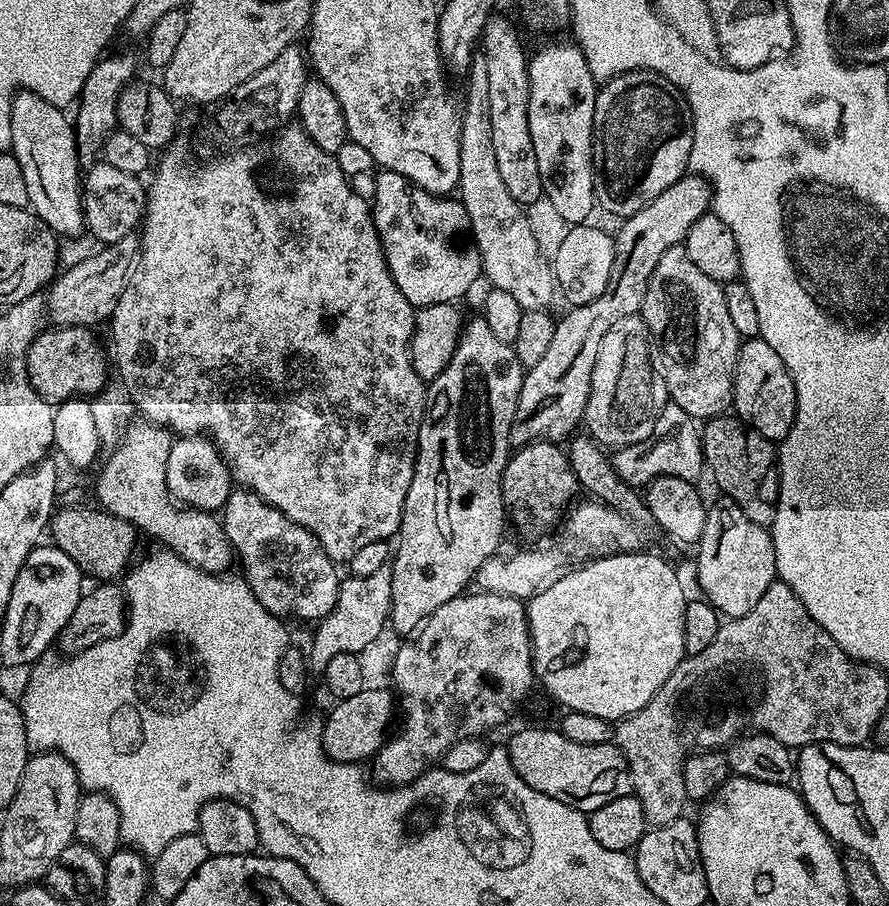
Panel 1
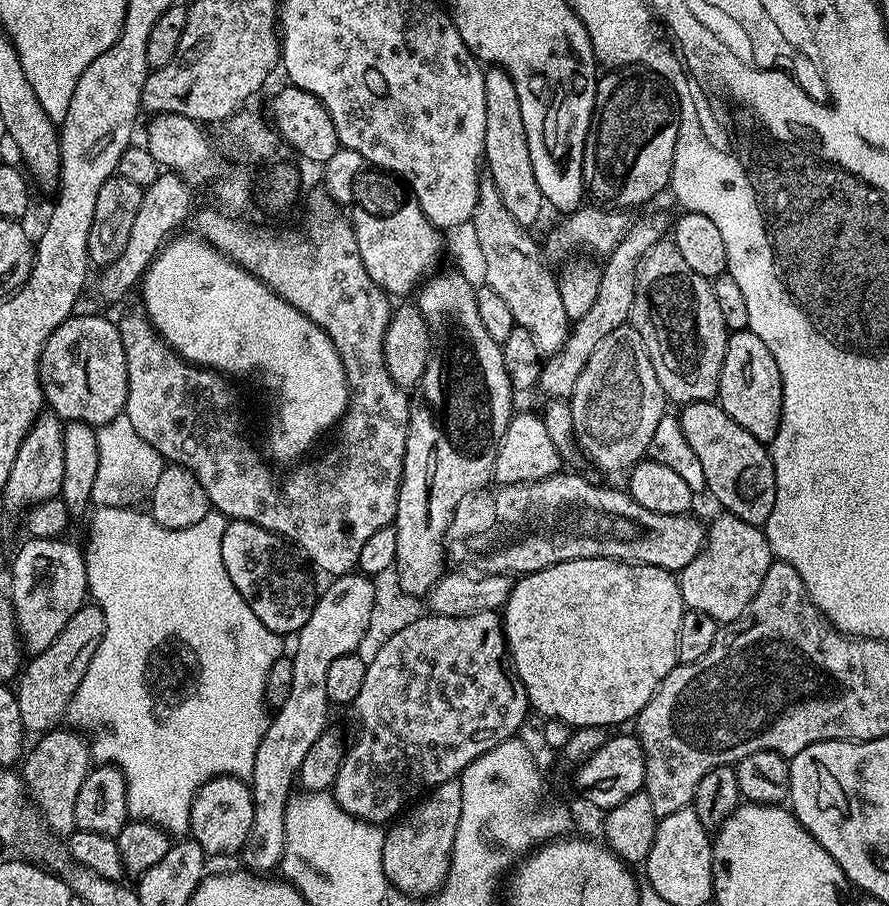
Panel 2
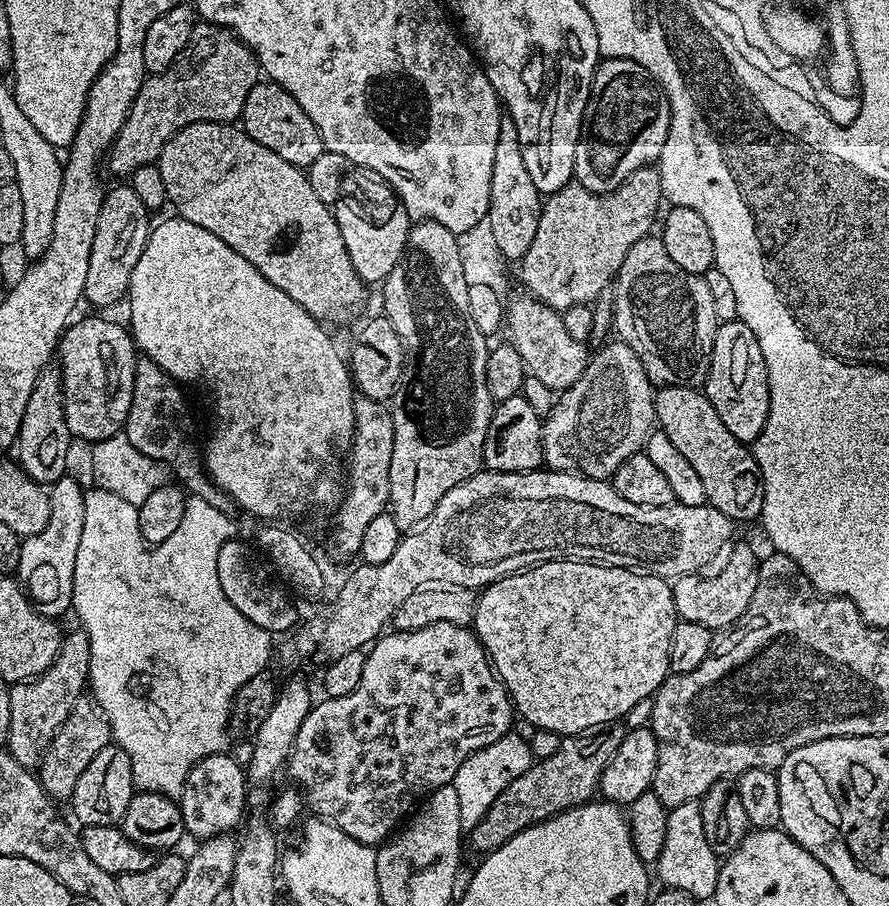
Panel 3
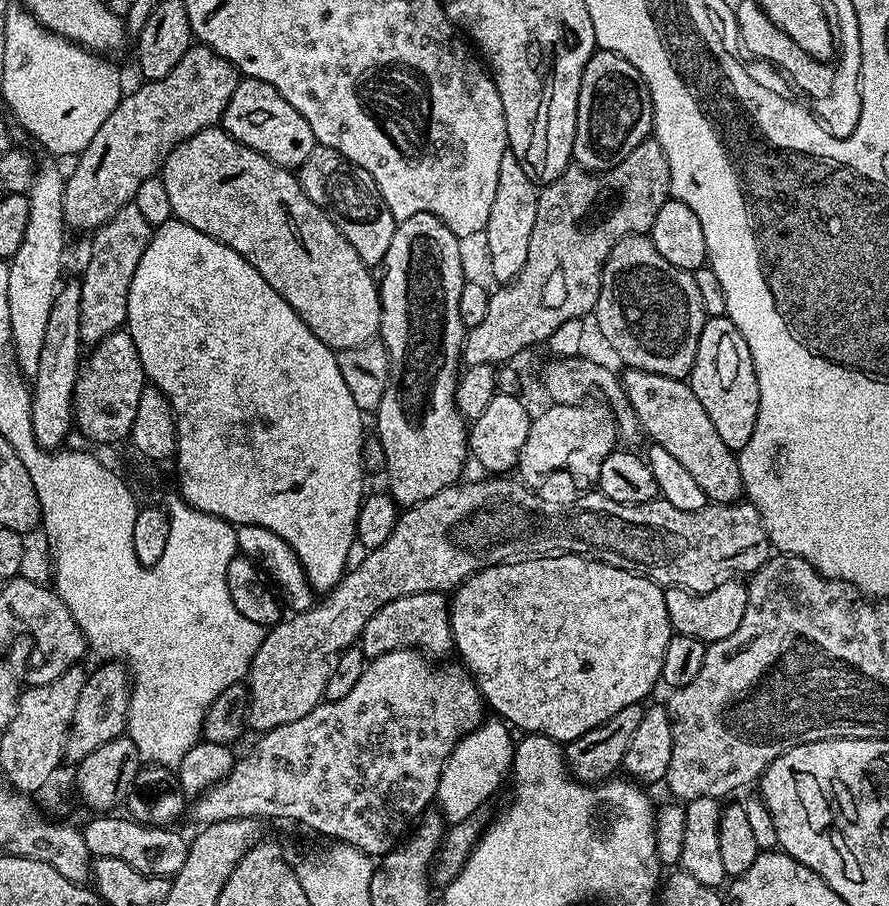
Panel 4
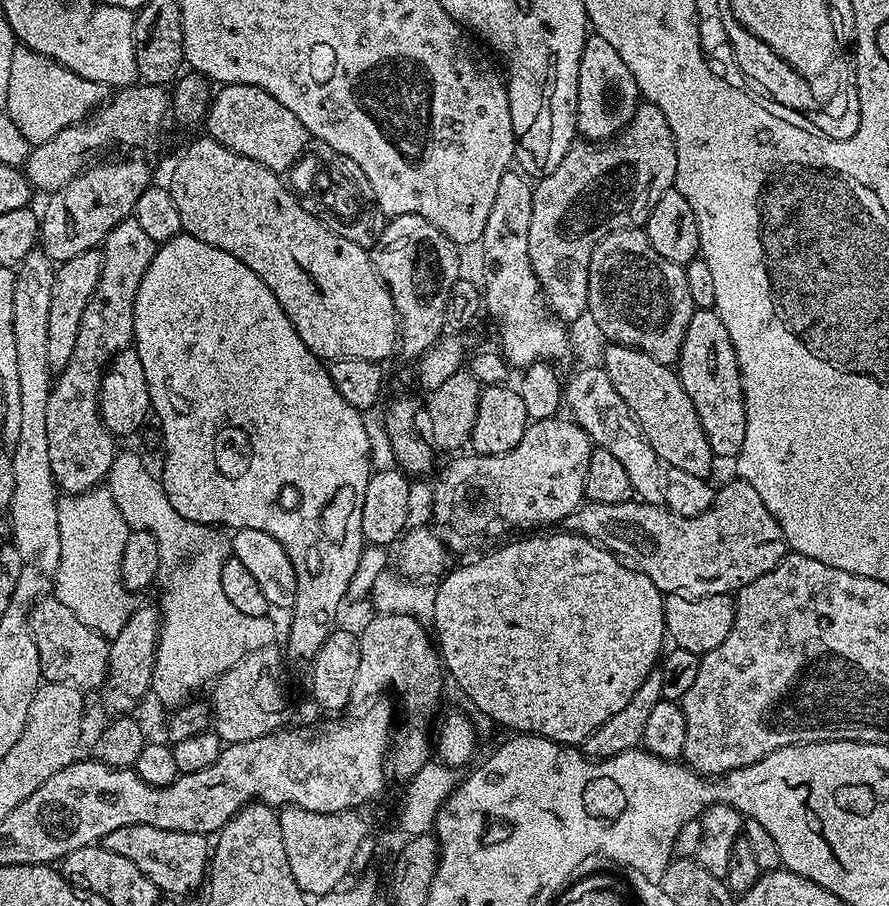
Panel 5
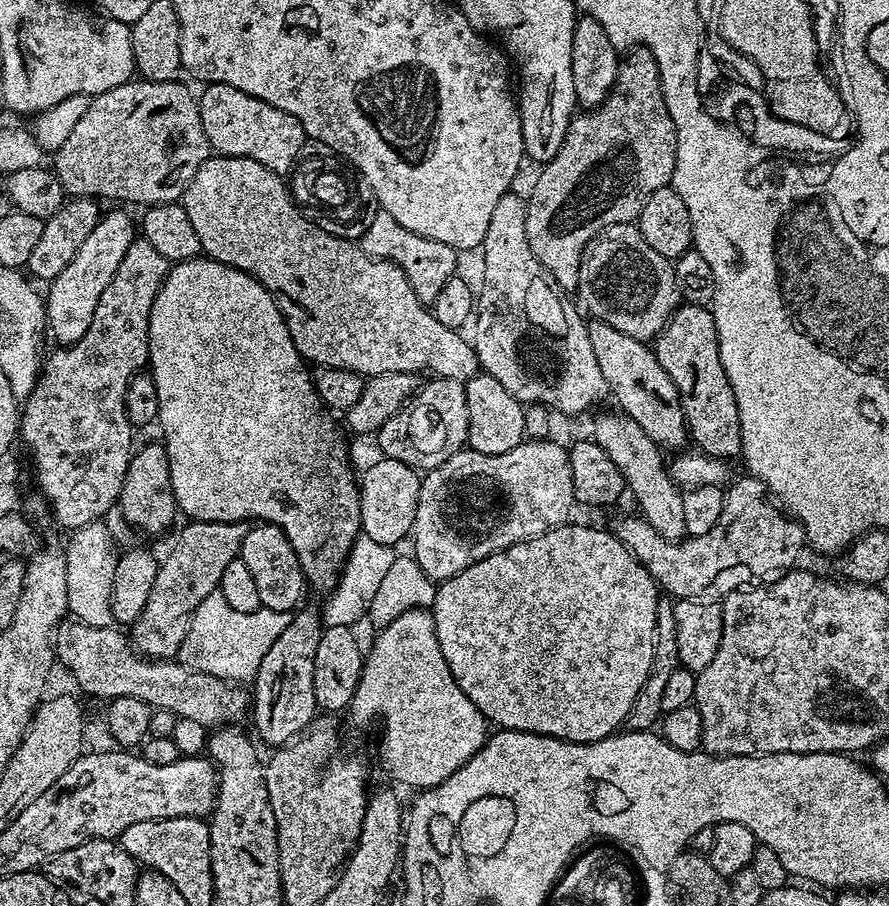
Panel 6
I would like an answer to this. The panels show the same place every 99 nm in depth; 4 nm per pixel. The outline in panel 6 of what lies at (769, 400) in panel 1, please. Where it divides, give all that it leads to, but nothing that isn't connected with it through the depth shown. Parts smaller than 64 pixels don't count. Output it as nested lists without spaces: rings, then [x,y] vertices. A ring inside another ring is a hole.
[[[681,303],[654,341],[654,351],[662,370],[670,374],[670,382],[680,395],[684,417],[688,423],[691,443],[713,458],[739,457],[744,443],[738,418],[738,402],[722,366],[718,330],[711,307],[703,304]]]

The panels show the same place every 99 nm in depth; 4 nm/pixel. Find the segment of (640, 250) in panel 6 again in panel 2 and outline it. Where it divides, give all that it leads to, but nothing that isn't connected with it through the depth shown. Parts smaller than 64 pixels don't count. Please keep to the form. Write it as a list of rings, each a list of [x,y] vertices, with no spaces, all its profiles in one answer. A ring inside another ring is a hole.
[[[662,238],[658,241],[640,263],[640,268],[636,271],[630,320],[646,342],[650,362],[654,362],[654,374],[660,383],[659,391],[671,403],[673,400],[676,406],[683,406],[699,400],[717,399],[722,374],[722,358],[726,358],[730,333],[726,322],[722,322],[722,313],[718,311],[712,280],[702,274],[694,274],[694,270],[690,270],[690,265],[684,261],[682,254],[678,254],[678,246],[671,239]]]

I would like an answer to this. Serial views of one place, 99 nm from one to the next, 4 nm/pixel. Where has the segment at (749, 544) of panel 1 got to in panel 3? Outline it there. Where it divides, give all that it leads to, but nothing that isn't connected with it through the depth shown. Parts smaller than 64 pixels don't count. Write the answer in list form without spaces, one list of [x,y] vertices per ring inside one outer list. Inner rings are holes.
[[[733,547],[727,553],[728,565],[717,576],[705,580],[699,575],[681,576],[672,584],[676,615],[686,622],[698,622],[713,630],[728,630],[743,616],[750,598],[754,598],[754,586],[758,586],[760,560],[748,548]]]

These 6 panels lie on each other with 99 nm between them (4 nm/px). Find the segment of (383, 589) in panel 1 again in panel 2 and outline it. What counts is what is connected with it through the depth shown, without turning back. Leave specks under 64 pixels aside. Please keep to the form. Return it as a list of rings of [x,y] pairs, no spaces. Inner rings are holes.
[[[363,574],[337,576],[332,585],[324,593],[315,597],[310,618],[306,618],[306,626],[295,633],[296,653],[291,653],[290,659],[294,666],[294,679],[290,682],[290,694],[281,708],[269,719],[268,729],[254,754],[254,770],[250,777],[252,801],[254,802],[254,824],[252,833],[246,838],[243,848],[238,853],[247,871],[257,874],[268,874],[271,868],[279,869],[284,859],[286,843],[286,806],[293,795],[294,781],[297,779],[306,754],[310,754],[310,746],[318,742],[318,738],[329,727],[328,711],[330,705],[326,698],[326,673],[334,658],[342,658],[342,654],[350,654],[359,649],[359,644],[365,643],[368,623],[371,620],[371,610],[374,609],[375,590],[371,579]]]

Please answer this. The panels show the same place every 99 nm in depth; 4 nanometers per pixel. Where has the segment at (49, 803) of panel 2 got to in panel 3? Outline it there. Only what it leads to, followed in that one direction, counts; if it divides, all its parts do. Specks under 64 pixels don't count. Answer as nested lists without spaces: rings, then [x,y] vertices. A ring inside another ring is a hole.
[[[81,698],[66,714],[66,722],[58,726],[58,734],[50,742],[50,746],[44,751],[44,757],[38,765],[38,779],[45,792],[53,801],[67,801],[72,795],[74,786],[78,786],[78,778],[82,778],[82,770],[90,766],[90,758],[98,754],[107,744],[113,743],[112,727],[108,724],[104,713],[96,707],[95,700]]]

